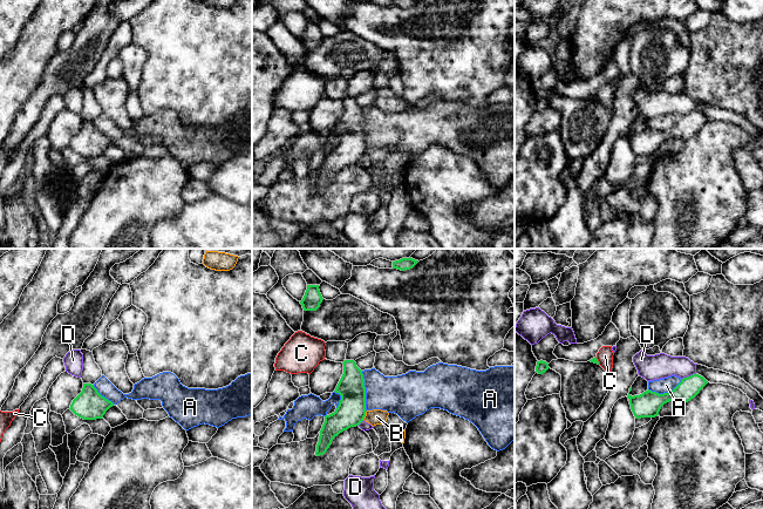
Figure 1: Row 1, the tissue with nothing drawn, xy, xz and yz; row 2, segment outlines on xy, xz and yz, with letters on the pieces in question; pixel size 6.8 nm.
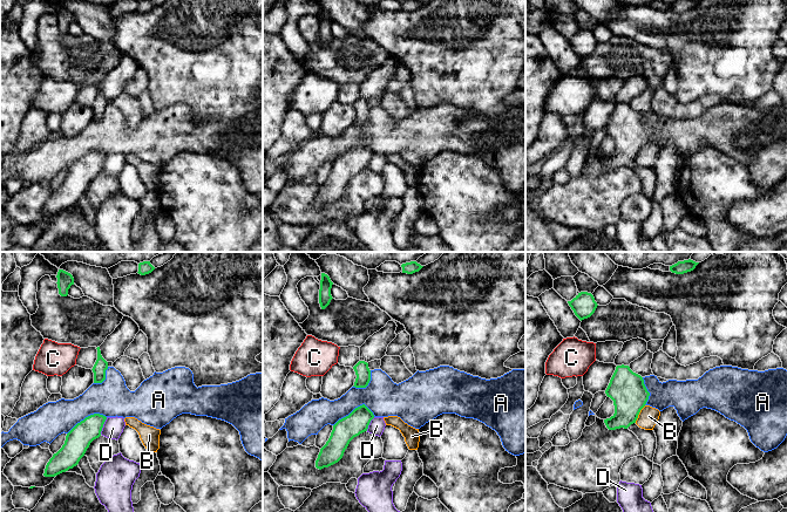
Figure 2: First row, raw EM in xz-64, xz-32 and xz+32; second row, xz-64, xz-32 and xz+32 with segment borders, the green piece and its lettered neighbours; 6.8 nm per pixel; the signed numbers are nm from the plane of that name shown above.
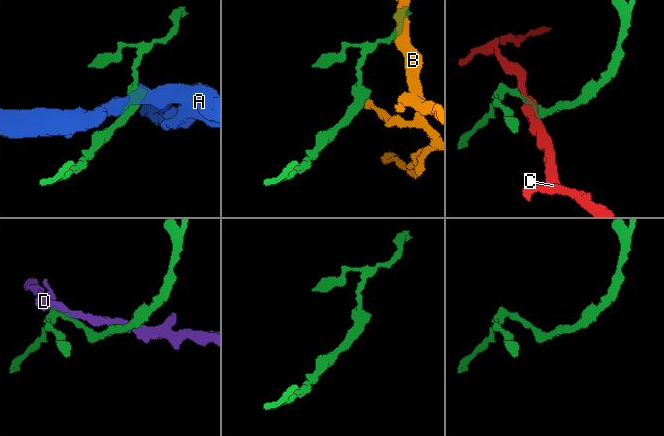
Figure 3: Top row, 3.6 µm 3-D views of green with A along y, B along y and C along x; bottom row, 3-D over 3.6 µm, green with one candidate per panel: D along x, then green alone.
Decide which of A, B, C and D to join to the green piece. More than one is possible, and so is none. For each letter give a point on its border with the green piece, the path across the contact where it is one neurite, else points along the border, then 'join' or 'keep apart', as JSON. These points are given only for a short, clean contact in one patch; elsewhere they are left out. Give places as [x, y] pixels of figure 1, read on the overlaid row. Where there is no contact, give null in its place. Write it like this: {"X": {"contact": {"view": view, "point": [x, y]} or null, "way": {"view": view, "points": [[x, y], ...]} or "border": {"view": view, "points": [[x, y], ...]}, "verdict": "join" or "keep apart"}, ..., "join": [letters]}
{"A": {"contact": {"view": "xz", "point": [365, 391]}, "verdict": "keep apart"}, "B": {"contact": {"view": "xz", "point": [365, 415]}, "border": {"view": "xz", "points": [[367, 411], [362, 419]]}, "verdict": "keep apart"}, "C": {"contact": {"view": "yz", "point": [597, 360]}, "border": {"view": "yz", "points": [[595, 357], [599, 364]]}, "verdict": "keep apart"}, "D": {"contact": {"view": "yz", "point": [688, 377]}, "border": {"view": "yz", "points": [[695, 372], [682, 379]]}, "verdict": "keep apart"}, "join": []}

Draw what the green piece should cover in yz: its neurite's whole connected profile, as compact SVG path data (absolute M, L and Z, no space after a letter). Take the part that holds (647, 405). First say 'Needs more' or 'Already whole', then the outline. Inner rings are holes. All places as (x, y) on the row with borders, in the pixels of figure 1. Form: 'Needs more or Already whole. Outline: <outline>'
Already whole. Outline: M695 373L683 378L681 382L668 393L659 394L648 389L634 396L628 393L627 398L629 399L631 409L635 419L655 418L665 403L669 401L686 403L694 399L707 384L708 381L703 376Z

